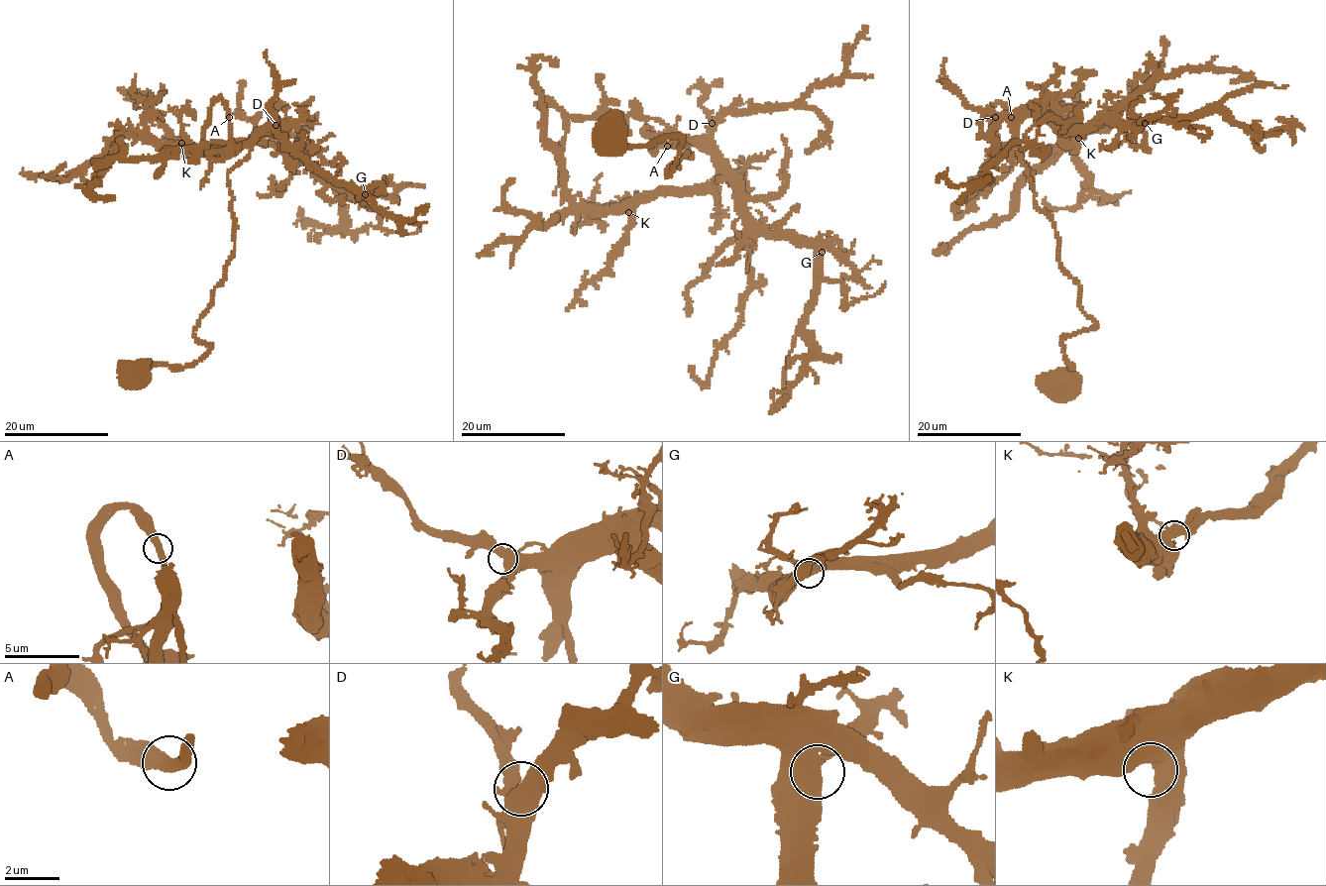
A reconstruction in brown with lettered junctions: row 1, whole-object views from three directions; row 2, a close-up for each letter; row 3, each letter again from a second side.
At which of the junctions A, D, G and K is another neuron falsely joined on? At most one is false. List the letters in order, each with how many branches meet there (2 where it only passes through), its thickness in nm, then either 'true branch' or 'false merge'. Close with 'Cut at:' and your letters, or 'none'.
A: branches 2; calibre 400 nm; true branch
D: branches 2; calibre 650 nm; true branch
G: branches 2; calibre 600 nm; true branch
K: branches 2; calibre 650 nm; true branch
Cut at: none

